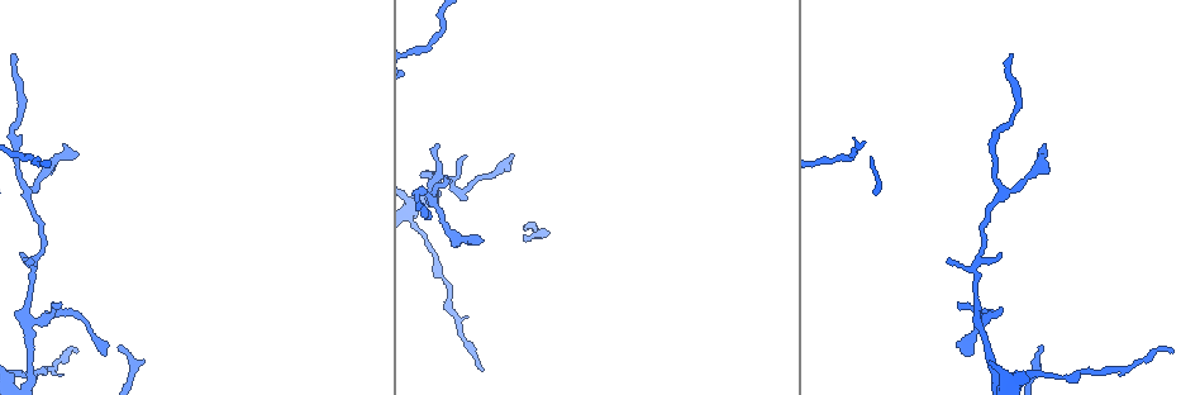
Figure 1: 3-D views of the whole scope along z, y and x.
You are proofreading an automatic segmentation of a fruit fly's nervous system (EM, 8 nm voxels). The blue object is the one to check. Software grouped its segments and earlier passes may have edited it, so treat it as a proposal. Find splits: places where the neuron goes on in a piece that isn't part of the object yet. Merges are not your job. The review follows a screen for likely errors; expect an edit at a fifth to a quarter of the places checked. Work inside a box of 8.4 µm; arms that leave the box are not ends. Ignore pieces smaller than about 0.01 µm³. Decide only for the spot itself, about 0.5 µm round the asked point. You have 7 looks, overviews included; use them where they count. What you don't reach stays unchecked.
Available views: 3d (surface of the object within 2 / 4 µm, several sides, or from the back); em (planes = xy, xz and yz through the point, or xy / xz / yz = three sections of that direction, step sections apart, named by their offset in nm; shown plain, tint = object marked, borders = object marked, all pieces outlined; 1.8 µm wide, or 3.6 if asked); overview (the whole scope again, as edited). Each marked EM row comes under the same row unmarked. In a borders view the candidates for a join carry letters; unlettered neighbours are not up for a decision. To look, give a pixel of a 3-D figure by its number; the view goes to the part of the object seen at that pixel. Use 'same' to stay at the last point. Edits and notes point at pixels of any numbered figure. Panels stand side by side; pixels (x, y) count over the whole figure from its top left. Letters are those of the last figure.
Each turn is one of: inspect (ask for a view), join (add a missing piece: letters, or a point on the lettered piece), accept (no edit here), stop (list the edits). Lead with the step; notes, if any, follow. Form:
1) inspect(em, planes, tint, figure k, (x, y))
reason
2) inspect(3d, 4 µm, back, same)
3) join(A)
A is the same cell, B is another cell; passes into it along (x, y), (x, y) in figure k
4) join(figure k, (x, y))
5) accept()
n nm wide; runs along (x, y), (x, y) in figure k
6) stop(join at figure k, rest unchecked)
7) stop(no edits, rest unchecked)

inspect(em, xy, step 4, borders, figure 1, (1043, 151))
an open end

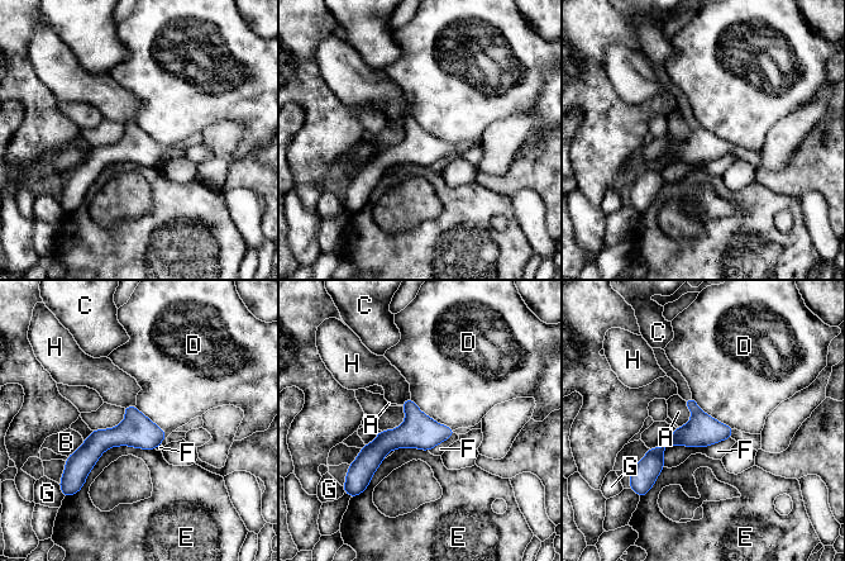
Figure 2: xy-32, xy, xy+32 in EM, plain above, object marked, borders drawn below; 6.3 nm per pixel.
inspect(em, planes, borders, same)

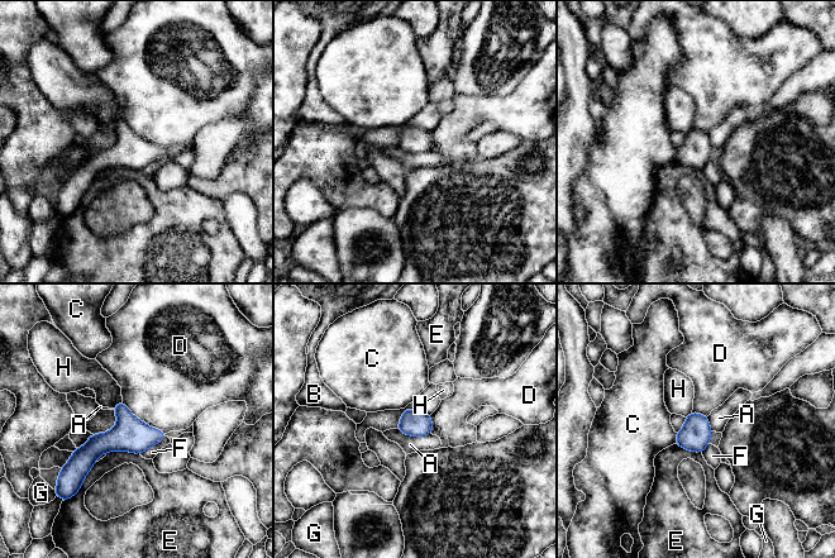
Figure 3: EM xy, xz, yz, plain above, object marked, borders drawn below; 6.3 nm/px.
accept()
A, B, C, D, E, F, G and H are other cells; none of them fits

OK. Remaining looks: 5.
inspect(em, xz, step 16, tint, figure 1, (1012, 55))
thin end

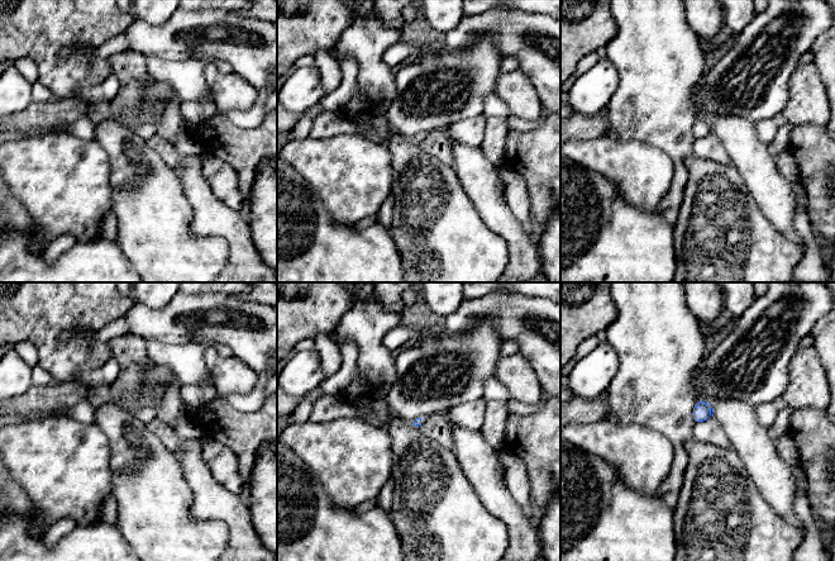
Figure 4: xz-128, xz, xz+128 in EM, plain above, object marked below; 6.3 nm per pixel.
inspect(em, xz, step 16, borders, same)

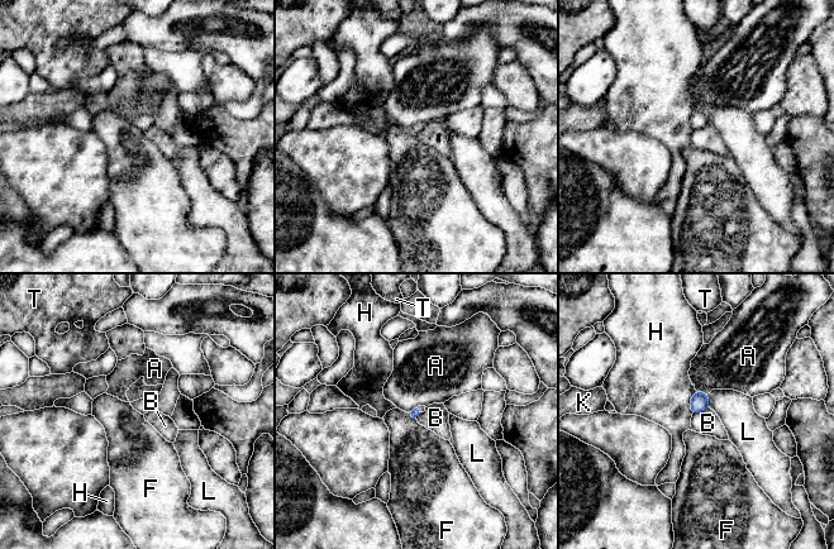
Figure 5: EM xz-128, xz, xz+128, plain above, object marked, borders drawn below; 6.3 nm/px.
accept()
A, B, F, H, K, L and T are other cells; no lettered piece goes on from it

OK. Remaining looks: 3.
inspect(3d, 4 µm, figure 1, (21, 253))
tapers out

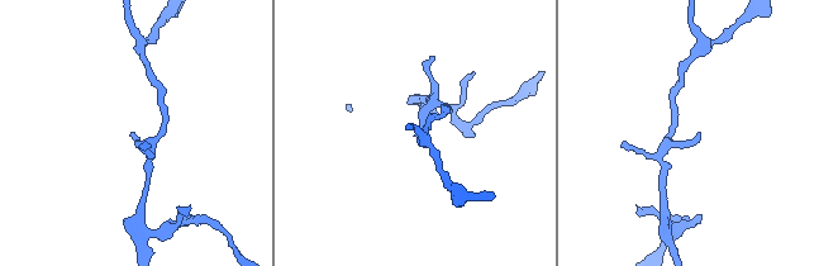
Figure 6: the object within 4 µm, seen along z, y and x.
inspect(em, planes, tint, figure 6, (134, 135))

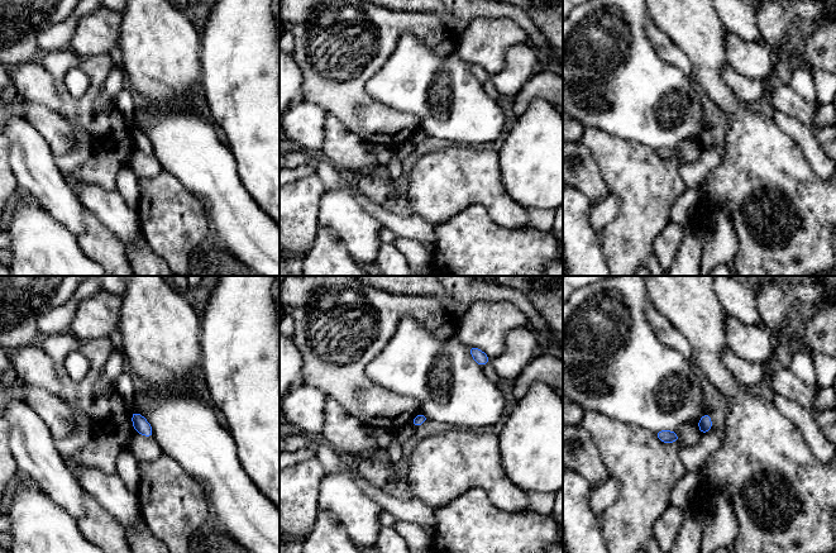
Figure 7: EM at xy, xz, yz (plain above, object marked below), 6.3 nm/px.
inspect(em, planes, borders, same)

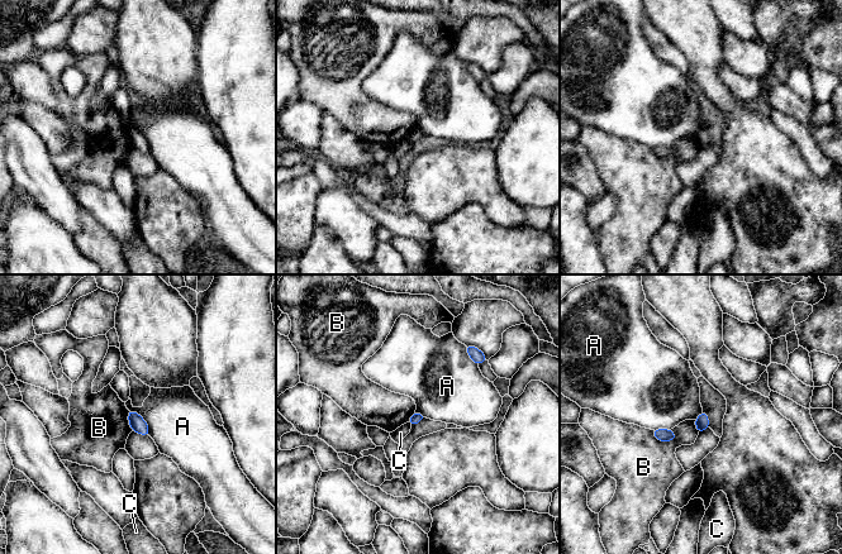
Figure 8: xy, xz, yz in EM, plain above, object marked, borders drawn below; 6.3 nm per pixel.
accept()
A, B and C are other cells; border along (128, 409), (142, 418), (150, 435) in figure 8; none of them fits

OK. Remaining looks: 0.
stop(no edits, rest unchecked)

